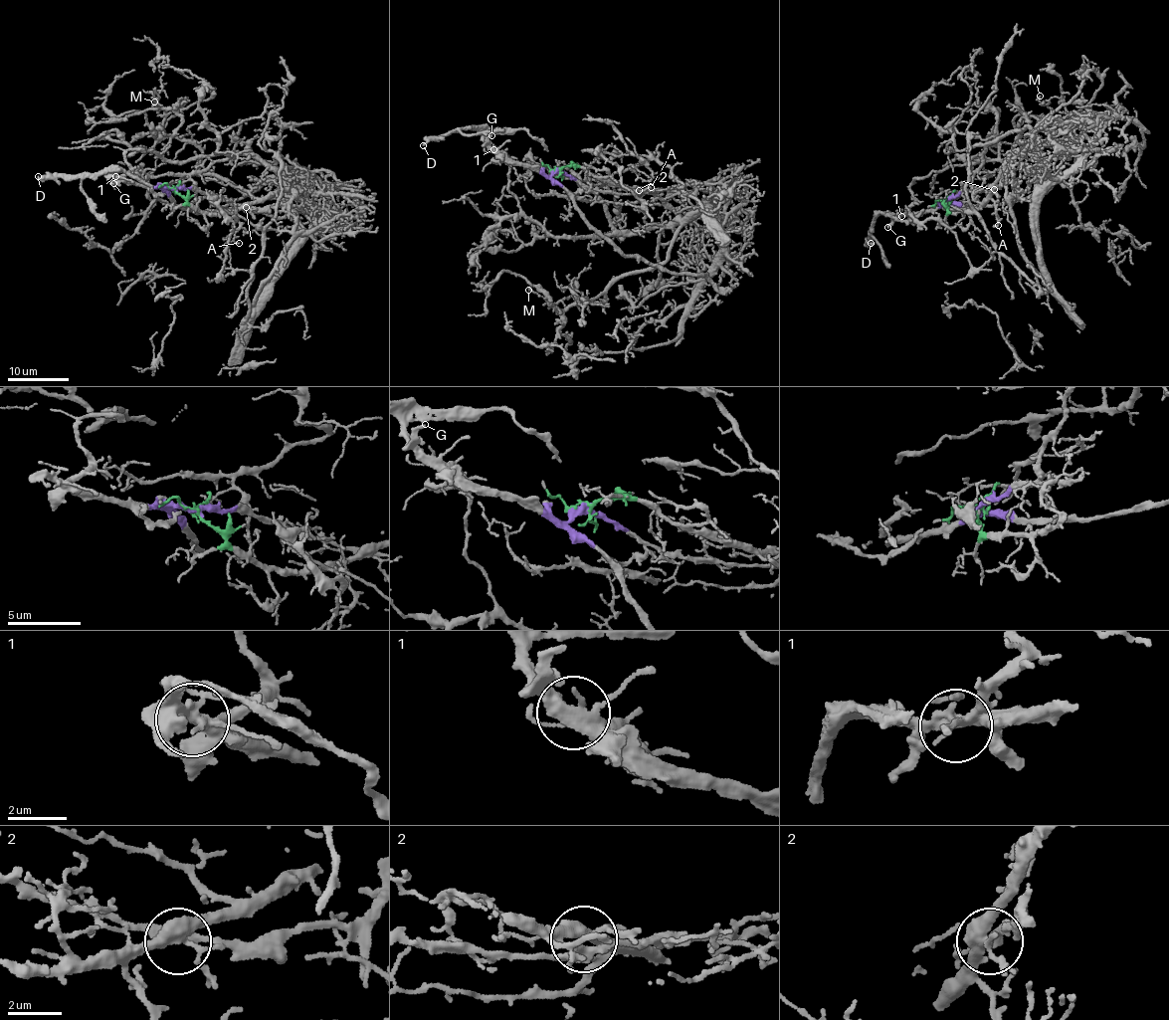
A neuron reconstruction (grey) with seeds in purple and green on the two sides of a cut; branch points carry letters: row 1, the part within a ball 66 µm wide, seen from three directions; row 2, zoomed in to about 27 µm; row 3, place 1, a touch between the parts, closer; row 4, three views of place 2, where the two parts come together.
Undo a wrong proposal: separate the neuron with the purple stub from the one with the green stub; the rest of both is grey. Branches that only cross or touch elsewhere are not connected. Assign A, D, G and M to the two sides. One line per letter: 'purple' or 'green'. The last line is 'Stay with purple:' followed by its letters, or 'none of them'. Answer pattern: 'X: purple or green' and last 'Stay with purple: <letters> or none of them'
A: green
D: purple
G: purple
M: green
Stay with purple: D, G

